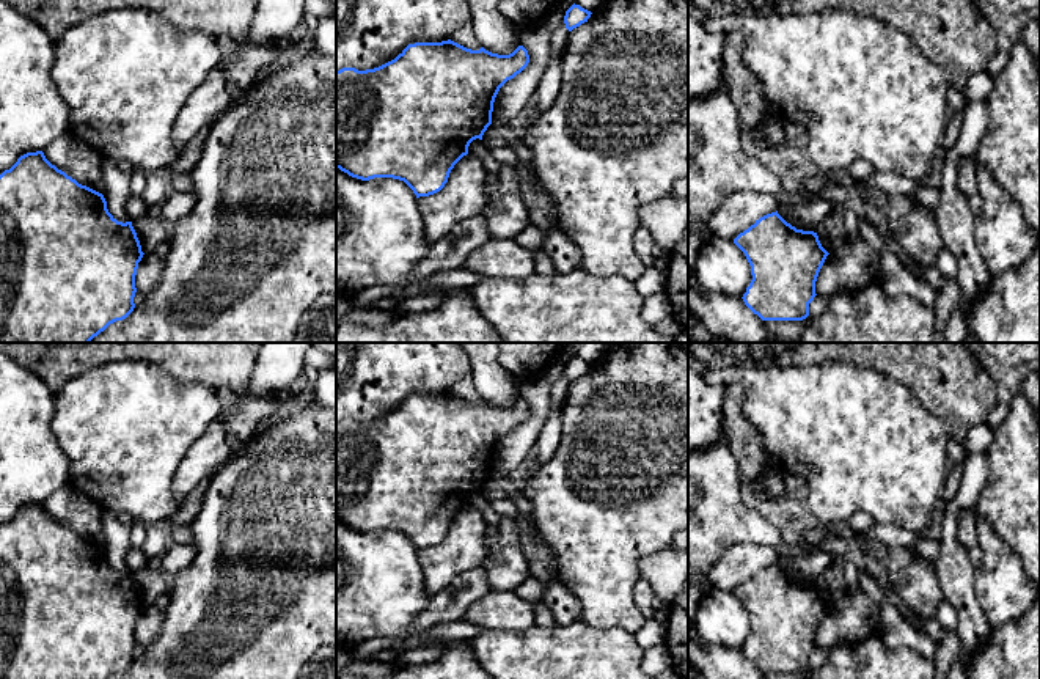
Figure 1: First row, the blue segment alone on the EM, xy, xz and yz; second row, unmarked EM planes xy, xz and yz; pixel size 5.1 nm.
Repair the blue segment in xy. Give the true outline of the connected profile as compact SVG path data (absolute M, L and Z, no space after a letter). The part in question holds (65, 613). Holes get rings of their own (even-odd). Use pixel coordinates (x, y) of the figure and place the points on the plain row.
M42 503L27 505L0 527L0 679L108 679L126 671L135 660L135 627L143 610L132 574L118 574L107 561L102 545L79 536L52 517Z

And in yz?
M776 563L756 572L734 596L751 618L745 657L762 673L806 671L817 648L818 624L829 607L817 585L796 582Z

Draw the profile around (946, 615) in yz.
M947 600L939 602L936 613L935 613L935 619L946 630L954 630L957 627L957 611Z

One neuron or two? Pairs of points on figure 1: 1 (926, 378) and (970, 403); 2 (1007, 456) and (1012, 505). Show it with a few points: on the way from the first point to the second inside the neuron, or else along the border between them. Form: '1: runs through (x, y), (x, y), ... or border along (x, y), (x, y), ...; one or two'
1: runs through (937, 384), (954, 387), (959, 392); one
2: runs through (1012, 469), (1012, 492); one

